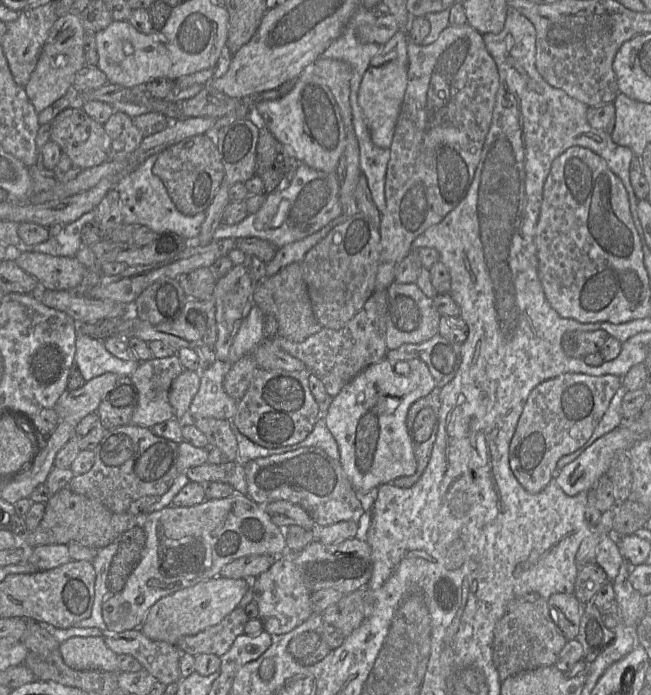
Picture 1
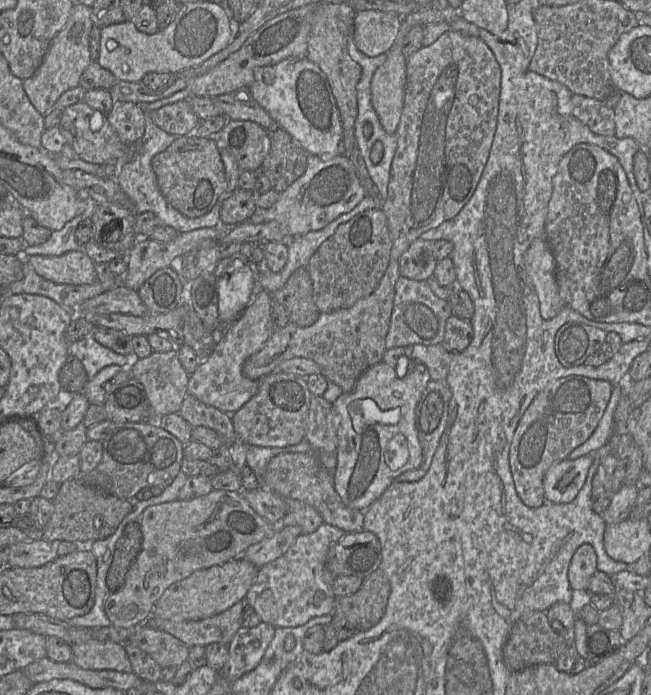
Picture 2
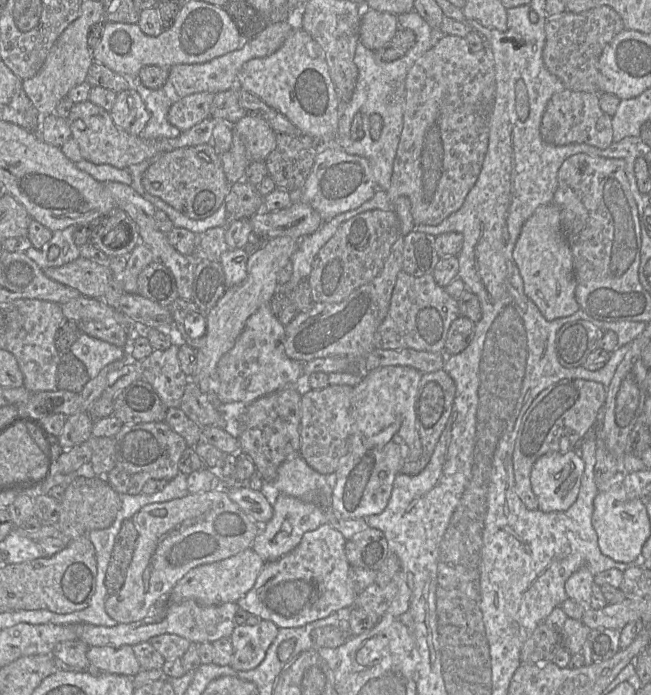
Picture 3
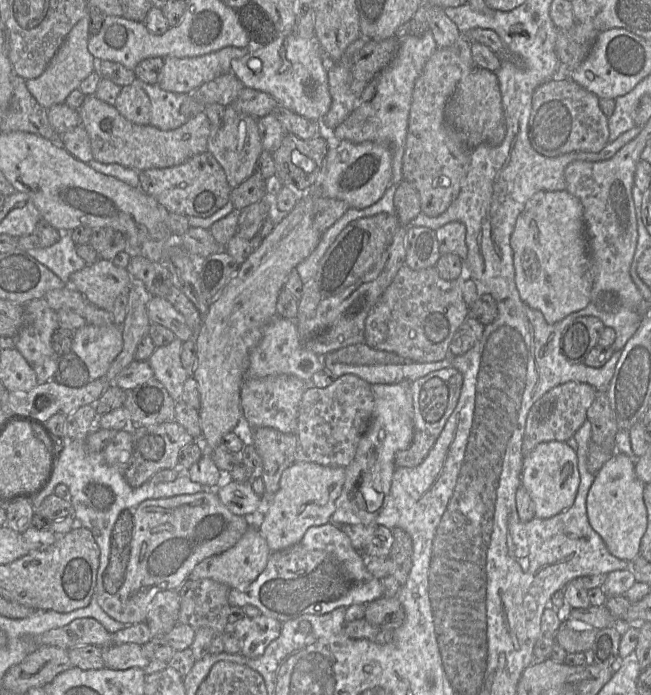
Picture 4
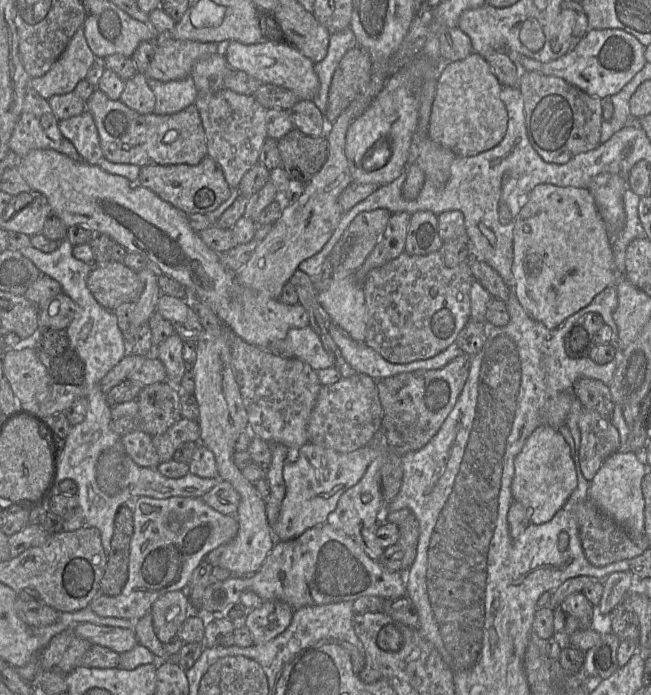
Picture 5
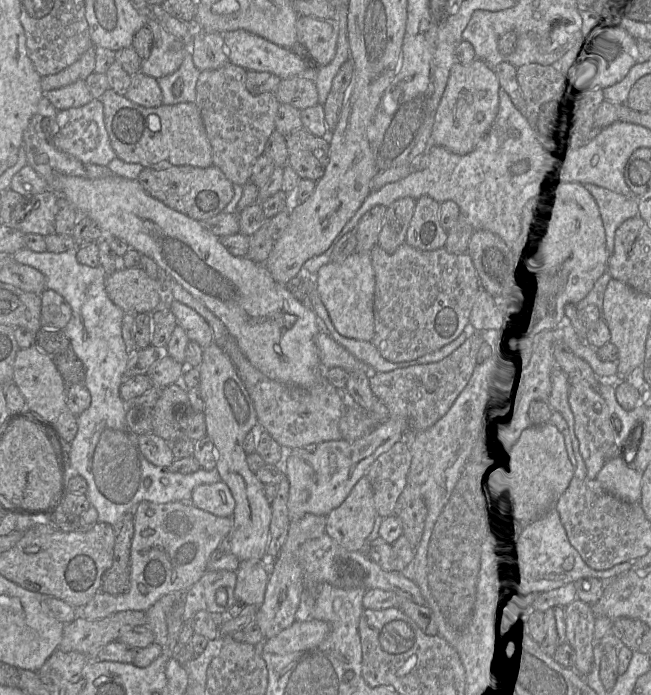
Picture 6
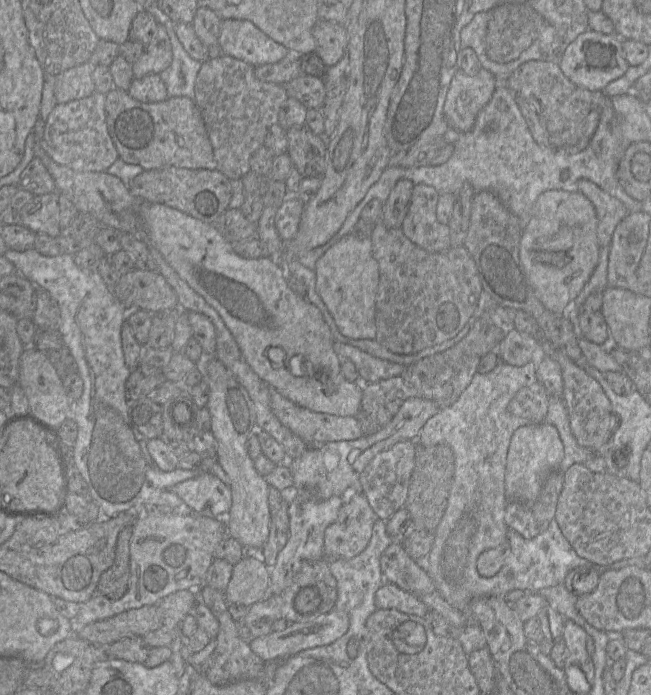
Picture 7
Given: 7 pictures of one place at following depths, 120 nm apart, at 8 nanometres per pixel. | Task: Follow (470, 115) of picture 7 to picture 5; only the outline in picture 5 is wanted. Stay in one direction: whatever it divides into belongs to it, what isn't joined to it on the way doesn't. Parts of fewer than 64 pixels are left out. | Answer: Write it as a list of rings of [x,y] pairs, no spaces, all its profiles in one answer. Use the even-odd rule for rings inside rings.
[[[472,52],[463,60],[445,63],[438,77],[437,90],[432,103],[429,137],[451,150],[456,157],[470,157],[497,146],[505,136],[508,123],[506,107],[501,99],[502,85],[490,65],[479,53]]]

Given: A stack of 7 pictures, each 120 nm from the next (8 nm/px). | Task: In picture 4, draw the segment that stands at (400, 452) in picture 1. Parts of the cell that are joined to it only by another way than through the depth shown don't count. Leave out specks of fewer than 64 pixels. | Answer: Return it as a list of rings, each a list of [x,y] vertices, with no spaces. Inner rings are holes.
[[[410,382],[397,384],[373,384],[374,410],[369,429],[360,439],[355,457],[345,468],[342,492],[335,502],[331,522],[344,524],[374,524],[387,503],[393,473],[395,455],[407,449],[413,440],[413,399]]]

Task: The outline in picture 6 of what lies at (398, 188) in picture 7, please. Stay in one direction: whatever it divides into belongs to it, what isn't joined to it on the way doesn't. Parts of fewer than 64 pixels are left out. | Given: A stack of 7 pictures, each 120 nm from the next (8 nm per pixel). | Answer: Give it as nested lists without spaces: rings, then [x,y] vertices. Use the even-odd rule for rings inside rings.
[[[404,197],[387,207],[377,245],[392,254],[406,242],[406,233],[414,214],[416,200]]]

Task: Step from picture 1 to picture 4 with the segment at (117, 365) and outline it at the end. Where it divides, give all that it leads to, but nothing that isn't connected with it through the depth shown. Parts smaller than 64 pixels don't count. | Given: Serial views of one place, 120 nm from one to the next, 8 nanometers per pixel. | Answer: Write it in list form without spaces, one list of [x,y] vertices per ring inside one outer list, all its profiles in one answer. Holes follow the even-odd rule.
[[[87,325],[74,331],[71,351],[86,366],[91,381],[104,377],[115,358],[123,349],[120,326]]]

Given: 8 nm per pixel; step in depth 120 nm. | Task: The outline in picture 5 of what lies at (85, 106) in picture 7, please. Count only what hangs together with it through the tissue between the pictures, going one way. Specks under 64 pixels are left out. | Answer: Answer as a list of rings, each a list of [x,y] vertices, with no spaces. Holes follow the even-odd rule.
[[[85,110],[78,116],[58,121],[58,128],[72,143],[84,162],[98,165],[98,162],[104,158],[98,131],[89,111]]]

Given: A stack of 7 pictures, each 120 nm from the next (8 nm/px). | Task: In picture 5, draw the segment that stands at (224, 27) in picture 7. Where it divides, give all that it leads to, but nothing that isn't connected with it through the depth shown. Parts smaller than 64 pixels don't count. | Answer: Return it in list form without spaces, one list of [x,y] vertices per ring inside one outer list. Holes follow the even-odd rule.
[[[263,40],[254,44],[229,41],[222,52],[230,68],[241,70],[262,84],[274,84],[294,92],[300,100],[313,100],[319,90],[315,63],[286,41]]]

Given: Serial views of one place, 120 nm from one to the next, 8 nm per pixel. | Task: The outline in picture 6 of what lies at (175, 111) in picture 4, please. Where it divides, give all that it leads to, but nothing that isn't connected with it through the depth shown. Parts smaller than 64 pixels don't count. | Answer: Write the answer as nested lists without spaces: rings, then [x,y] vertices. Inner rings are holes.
[[[185,46],[180,67],[172,74],[156,79],[162,91],[162,103],[165,105],[195,103],[196,83],[200,72],[194,65],[190,46]]]

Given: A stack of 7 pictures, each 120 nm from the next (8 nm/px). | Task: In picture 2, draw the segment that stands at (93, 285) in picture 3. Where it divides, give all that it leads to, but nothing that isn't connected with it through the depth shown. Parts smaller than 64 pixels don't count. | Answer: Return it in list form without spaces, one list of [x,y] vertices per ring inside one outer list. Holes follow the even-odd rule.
[[[83,250],[61,256],[21,256],[42,278],[56,284],[84,285],[97,281],[95,263]]]

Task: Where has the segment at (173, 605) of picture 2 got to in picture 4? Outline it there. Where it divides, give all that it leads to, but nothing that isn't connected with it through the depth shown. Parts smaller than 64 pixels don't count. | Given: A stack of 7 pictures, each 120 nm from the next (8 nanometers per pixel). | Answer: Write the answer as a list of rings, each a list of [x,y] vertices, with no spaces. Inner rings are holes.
[[[252,522],[237,544],[223,553],[202,560],[192,570],[189,578],[209,578],[227,585],[230,589],[245,588],[265,569],[271,552],[266,540]]]

